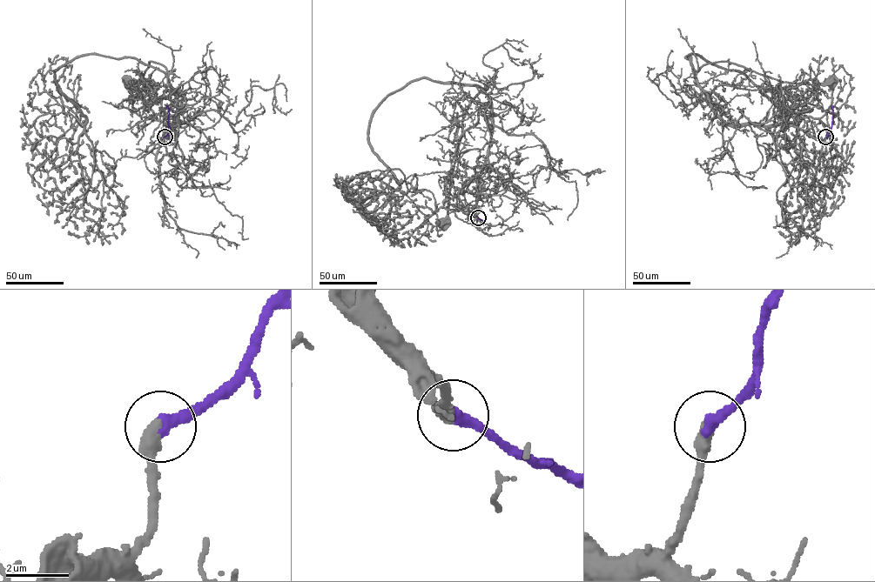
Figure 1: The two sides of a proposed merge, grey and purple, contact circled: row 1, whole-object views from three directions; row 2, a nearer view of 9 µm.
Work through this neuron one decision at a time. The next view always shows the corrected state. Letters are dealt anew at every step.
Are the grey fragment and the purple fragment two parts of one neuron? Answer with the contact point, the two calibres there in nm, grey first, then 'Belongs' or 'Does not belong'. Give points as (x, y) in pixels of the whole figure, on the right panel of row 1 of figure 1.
Place: (825, 137). Thickness 480 nm (grey) against 400 nm. Belongs

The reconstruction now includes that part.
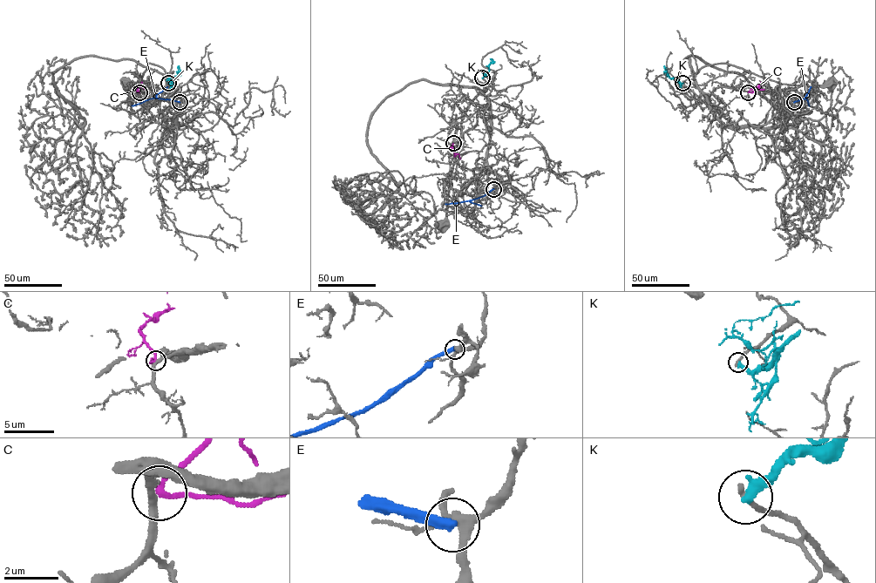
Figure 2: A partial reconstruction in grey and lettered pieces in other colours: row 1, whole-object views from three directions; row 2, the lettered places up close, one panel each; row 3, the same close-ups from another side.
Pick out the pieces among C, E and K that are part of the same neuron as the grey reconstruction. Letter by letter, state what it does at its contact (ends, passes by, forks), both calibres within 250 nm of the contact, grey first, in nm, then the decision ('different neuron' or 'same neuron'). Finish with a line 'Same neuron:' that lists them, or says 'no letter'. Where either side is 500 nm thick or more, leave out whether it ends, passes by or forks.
C: it passes by; calibres 260 and 180 nm; different neuron
E: it ends; calibres 320 and 360 nm; different neuron
K: it ends; calibres 200 and 400 nm; different neuron
Same neuron: no letter

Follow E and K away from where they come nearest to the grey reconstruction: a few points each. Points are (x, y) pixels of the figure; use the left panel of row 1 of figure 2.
E: (179, 102), (155, 98), (132, 106)
K: (168, 83), (175, 78), (178, 69)

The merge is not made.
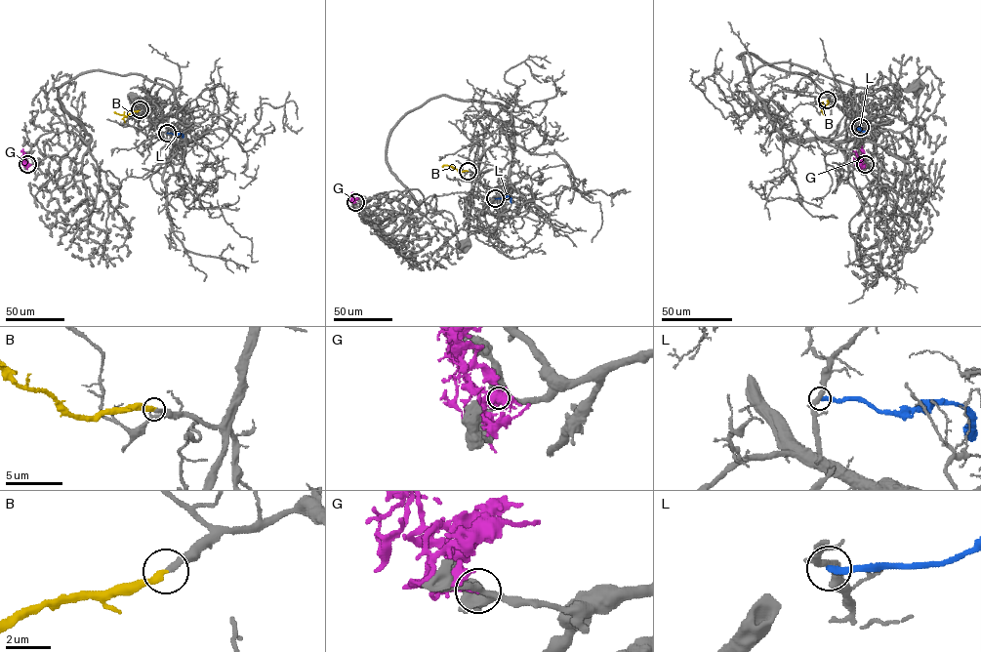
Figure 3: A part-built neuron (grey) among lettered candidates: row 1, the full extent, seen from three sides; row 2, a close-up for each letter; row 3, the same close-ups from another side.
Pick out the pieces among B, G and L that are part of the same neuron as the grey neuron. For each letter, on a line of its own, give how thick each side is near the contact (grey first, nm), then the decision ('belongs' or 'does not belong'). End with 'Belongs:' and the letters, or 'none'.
B: calibres 300 and 320 nm; belongs
G: calibres 240 and 160 nm; does not belong
L: calibres 240 and 300 nm; does not belong
Belongs: B

